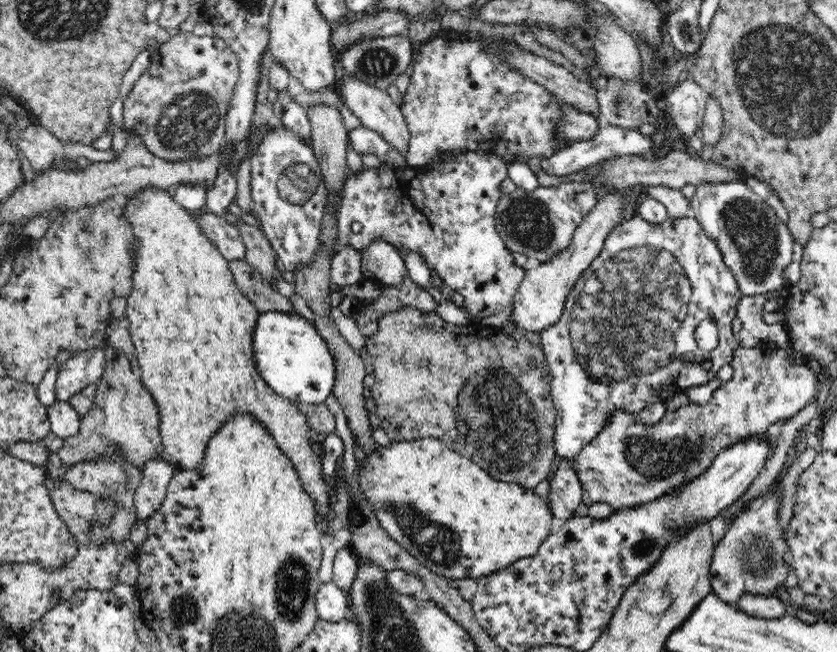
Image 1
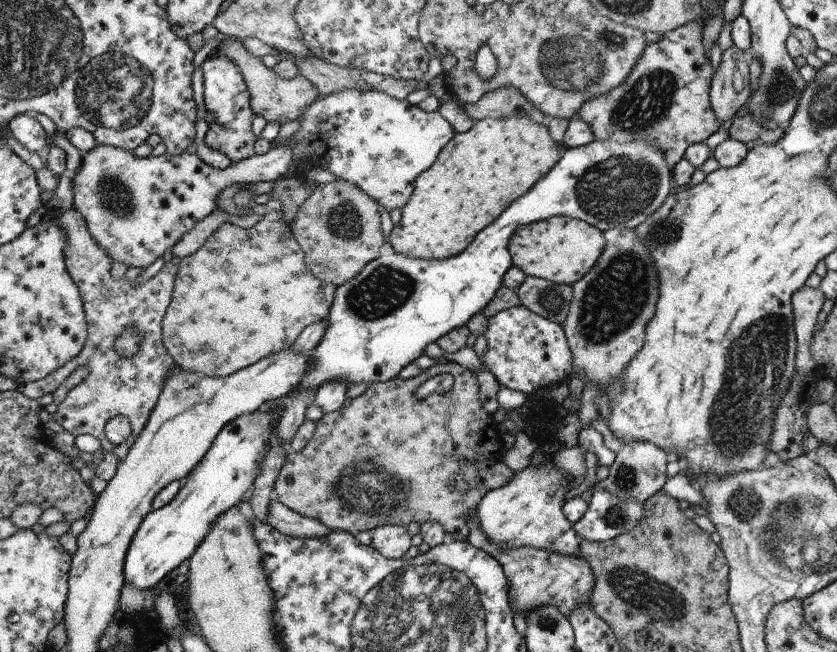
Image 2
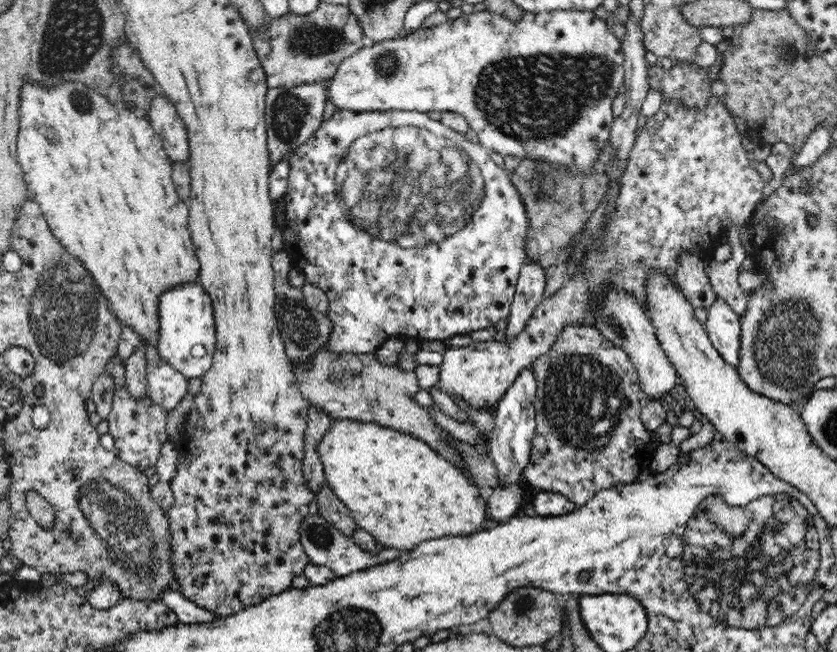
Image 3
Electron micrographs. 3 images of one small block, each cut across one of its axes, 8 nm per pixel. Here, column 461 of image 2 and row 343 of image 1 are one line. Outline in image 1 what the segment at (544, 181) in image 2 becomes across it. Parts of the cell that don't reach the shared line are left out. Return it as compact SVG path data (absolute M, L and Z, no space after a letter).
M259 312L251 348L254 349L258 372L279 396L294 404L308 406L326 403L333 394L336 376L334 357L324 338L316 331L315 324L301 314Z

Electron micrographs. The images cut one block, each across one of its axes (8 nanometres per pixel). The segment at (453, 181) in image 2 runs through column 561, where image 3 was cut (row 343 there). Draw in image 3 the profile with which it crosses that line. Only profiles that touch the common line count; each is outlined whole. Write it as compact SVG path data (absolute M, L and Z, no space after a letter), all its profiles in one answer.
M24 80L20 92L20 130L18 130L17 161L20 163L24 180L27 184L29 198L36 201L43 215L63 247L78 259L84 269L94 278L102 295L108 302L109 311L116 317L122 327L130 327L144 344L156 345L160 337L158 320L159 299L168 290L179 284L196 283L199 281L200 264L188 226L189 205L177 193L172 176L172 163L164 150L158 133L152 128L150 121L134 110L128 110L120 104L112 104L106 97L100 96L95 90L81 82L62 82L56 86L41 86L31 80Z

